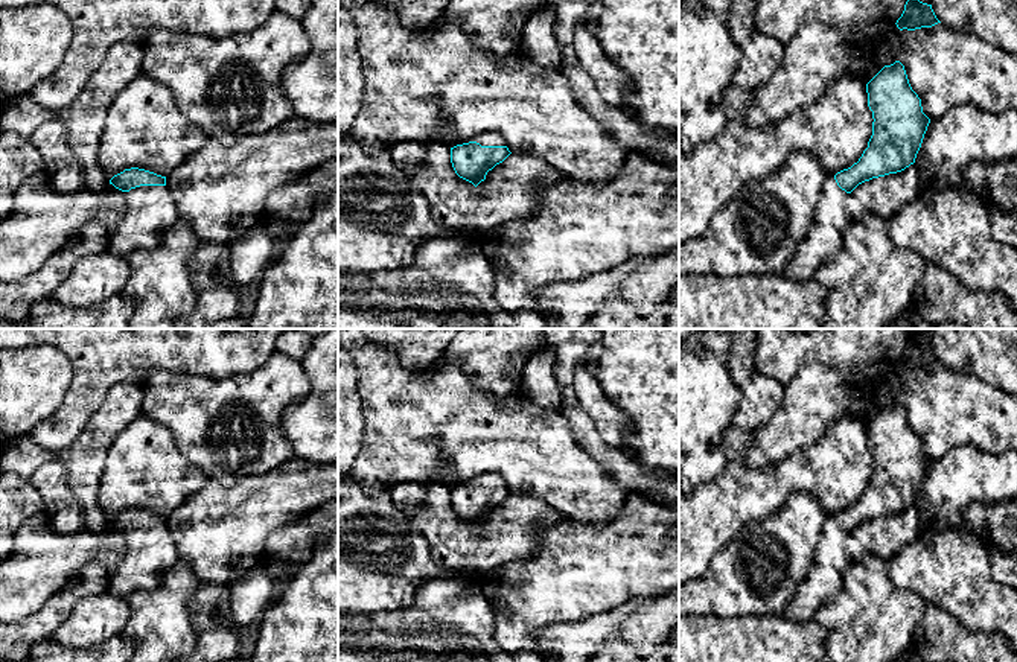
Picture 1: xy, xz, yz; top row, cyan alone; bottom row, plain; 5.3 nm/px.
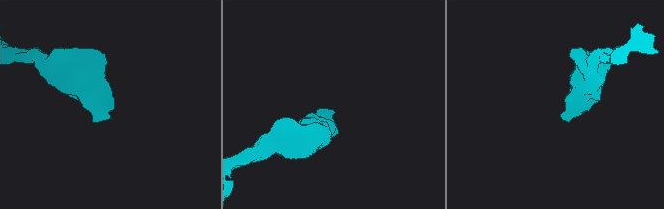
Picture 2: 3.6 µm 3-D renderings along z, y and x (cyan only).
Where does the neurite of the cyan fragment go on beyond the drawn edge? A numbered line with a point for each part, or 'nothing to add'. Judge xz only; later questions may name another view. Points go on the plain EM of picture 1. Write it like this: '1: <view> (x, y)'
1: xz (486, 480)

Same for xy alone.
1: xy (151, 551)

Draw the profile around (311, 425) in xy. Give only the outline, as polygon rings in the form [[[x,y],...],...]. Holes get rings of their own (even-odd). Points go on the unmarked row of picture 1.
[[[326,329],[312,338],[300,362],[311,393],[285,409],[285,434],[304,460],[315,464],[338,463],[338,329]]]

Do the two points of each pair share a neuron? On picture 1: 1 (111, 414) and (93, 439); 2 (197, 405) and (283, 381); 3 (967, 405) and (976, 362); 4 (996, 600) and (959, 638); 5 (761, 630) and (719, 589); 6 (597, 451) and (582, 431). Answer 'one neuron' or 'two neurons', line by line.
1: one neuron
2: one neuron
3: two neurons
4: two neurons
5: two neurons
6: one neuron

